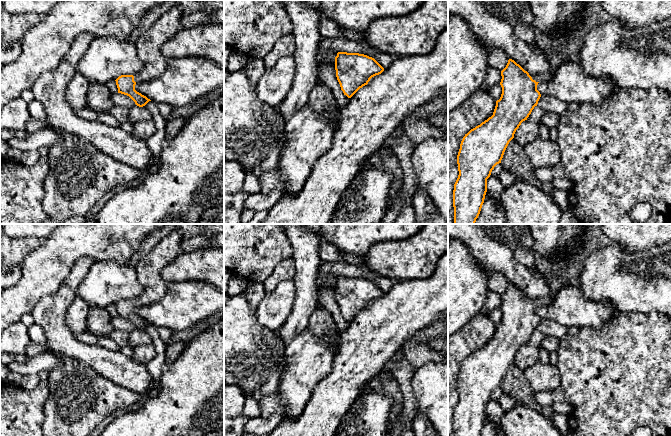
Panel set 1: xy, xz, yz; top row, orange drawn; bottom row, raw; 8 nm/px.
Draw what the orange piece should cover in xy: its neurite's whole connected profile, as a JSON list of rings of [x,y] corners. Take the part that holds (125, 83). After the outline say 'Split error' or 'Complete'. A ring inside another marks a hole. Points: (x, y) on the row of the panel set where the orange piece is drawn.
[[[179,5],[173,6],[170,10],[165,12],[161,17],[151,26],[151,28],[142,33],[136,43],[139,58],[143,61],[143,69],[136,75],[121,75],[115,81],[118,88],[118,93],[129,96],[137,106],[145,106],[150,99],[135,90],[135,85],[141,82],[148,82],[158,78],[163,74],[167,68],[168,59],[161,54],[161,47],[170,39],[172,39],[180,30],[184,28],[181,25],[181,18],[183,17],[182,8]]]. Split error

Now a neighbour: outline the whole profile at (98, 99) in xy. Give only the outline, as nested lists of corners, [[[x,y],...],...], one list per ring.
[[[91,83],[87,91],[87,107],[98,112],[107,112],[114,106],[111,100],[112,93],[105,84]]]

